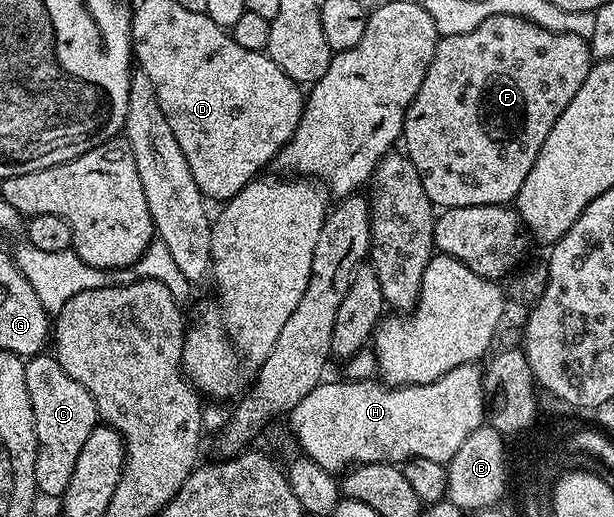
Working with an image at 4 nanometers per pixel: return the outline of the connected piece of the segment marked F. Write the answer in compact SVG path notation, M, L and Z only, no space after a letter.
M488 17L488 21L476 25L472 33L441 36L436 45L436 53L428 65L428 73L412 105L408 105L402 126L402 139L404 144L406 143L404 154L412 161L412 165L416 165L416 173L420 173L420 181L424 181L424 193L428 193L435 208L513 204L520 193L520 185L524 185L524 177L528 177L528 173L532 173L532 165L536 165L536 157L540 145L544 145L544 137L552 133L552 125L556 125L556 117L560 117L560 113L568 109L568 101L572 101L580 85L584 85L584 77L588 77L591 66L592 56L587 40L572 33L549 31L520 17Z

